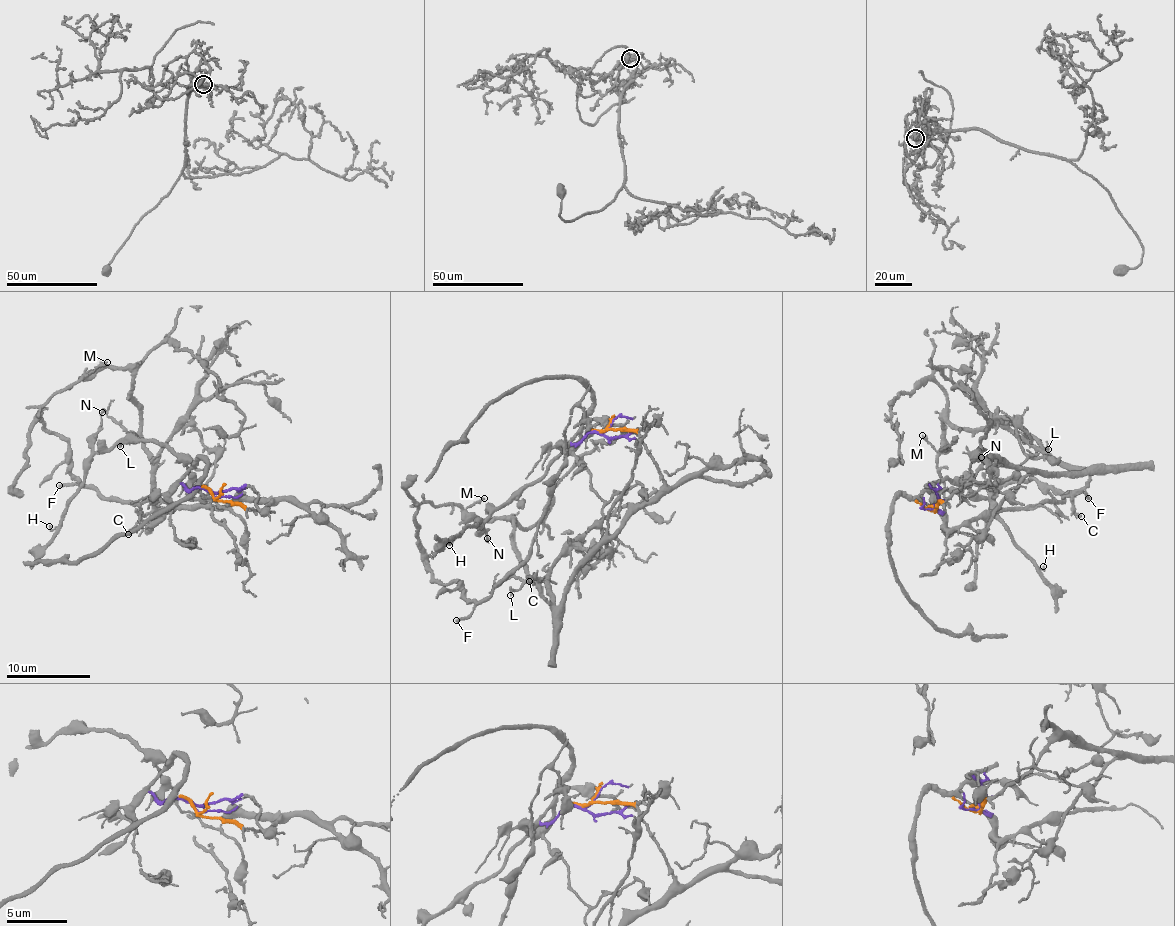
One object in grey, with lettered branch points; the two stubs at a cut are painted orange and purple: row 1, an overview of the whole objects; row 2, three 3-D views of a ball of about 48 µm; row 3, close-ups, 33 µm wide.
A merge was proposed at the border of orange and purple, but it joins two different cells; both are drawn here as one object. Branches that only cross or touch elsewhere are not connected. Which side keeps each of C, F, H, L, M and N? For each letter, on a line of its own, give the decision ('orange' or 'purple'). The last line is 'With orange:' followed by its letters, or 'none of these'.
C: orange
F: purple
H: purple
L: orange
M: orange
N: purple
With orange: C, L, M

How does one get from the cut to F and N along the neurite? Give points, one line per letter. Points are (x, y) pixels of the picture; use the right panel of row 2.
F: (933, 506), (932, 510), (940, 511), (946, 528), (959, 529), (994, 512), (1028, 509), (1082, 492), (1089, 498)
N: (933, 506), (940, 511), (926, 506), (921, 491), (949, 479), (988, 496), (987, 461), (981, 456)

